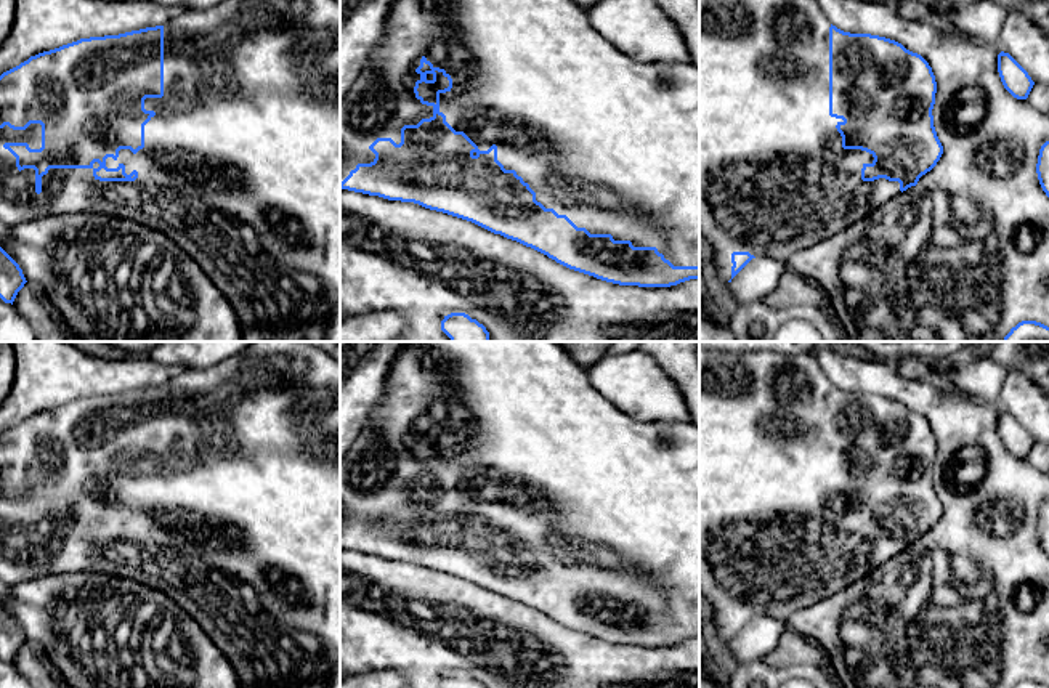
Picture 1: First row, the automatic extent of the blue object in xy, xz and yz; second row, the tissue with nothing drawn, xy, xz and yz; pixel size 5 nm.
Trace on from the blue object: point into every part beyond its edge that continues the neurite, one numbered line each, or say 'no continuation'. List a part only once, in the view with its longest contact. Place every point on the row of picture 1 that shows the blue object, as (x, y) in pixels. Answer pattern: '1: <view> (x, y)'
1: xz (613, 143)

